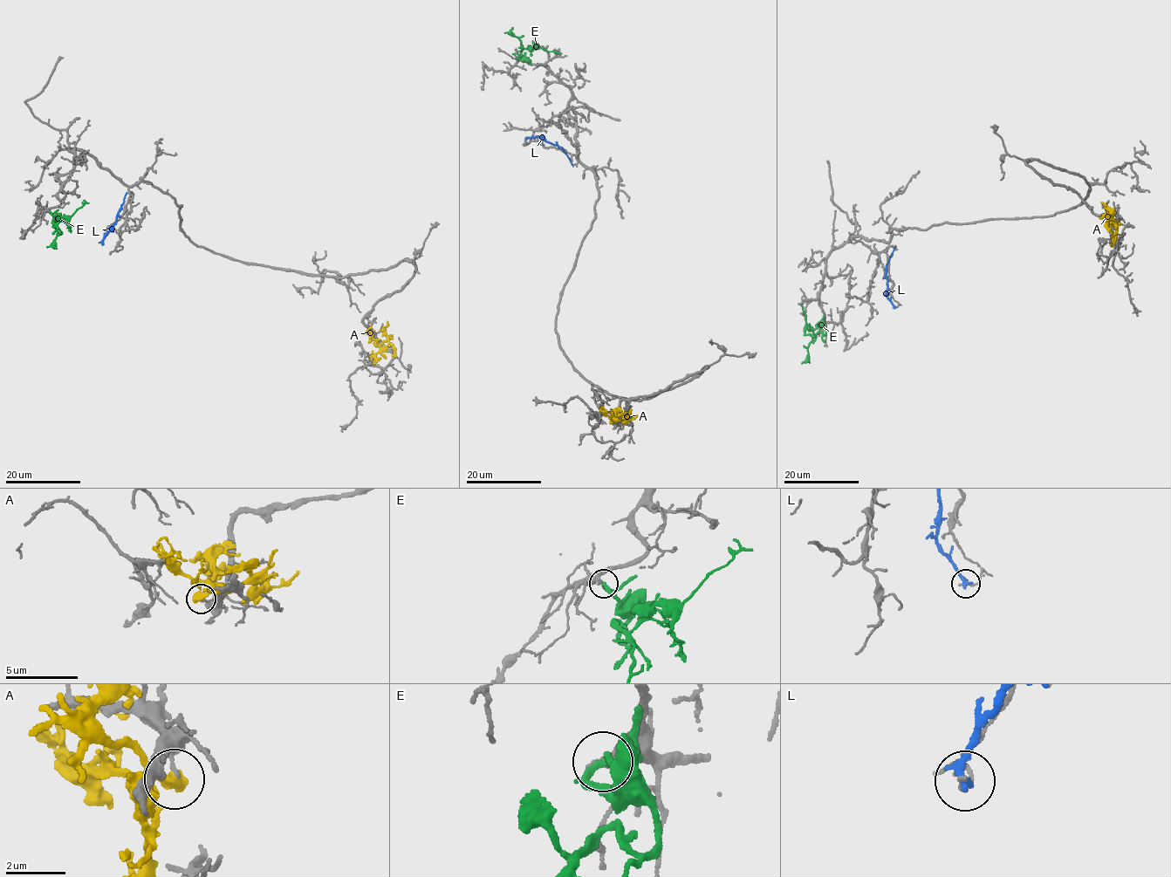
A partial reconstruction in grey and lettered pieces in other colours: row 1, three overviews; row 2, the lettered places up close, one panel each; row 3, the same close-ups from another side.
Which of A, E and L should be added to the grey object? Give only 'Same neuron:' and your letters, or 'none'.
Same neuron: none

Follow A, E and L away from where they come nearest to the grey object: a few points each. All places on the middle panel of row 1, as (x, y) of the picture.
A: (612, 422), (621, 419), (626, 414), (618, 416)
E: (524, 55), (524, 58), (517, 59), (524, 48), (540, 47), (559, 53)
L: (526, 139), (538, 136), (560, 147), (572, 164)

